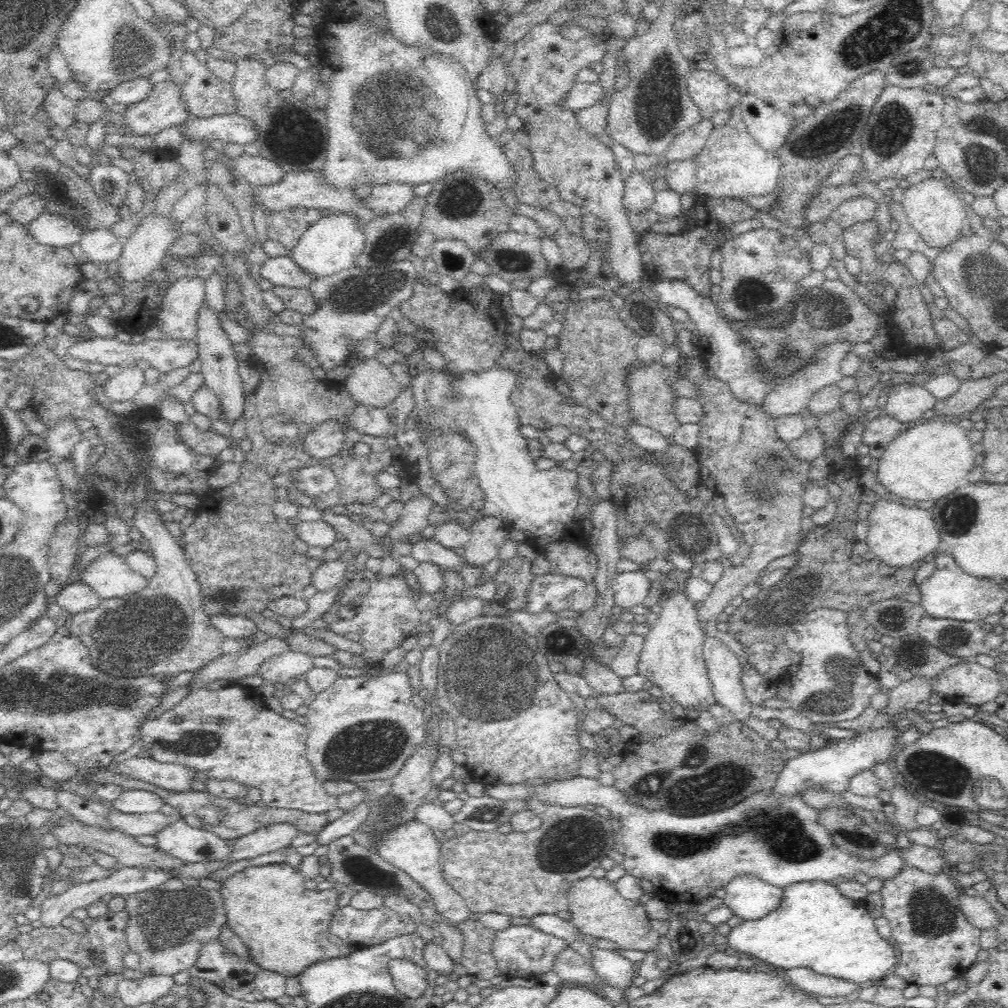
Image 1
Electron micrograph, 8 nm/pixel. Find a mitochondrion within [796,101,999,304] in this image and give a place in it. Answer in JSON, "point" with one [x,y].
{"point":[834,129]}

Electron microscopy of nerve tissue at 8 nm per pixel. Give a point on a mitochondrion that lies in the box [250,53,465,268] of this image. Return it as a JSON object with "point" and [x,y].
{"point":[395,119]}

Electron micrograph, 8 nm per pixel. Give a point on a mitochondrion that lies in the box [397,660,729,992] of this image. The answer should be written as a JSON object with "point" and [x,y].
{"point":[575,843]}

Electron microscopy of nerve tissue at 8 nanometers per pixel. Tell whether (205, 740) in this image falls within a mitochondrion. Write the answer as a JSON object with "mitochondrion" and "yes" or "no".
{"mitochondrion":"yes"}

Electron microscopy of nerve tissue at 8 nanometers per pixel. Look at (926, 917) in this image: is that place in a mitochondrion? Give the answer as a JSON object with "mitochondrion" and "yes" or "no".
{"mitochondrion":"yes"}

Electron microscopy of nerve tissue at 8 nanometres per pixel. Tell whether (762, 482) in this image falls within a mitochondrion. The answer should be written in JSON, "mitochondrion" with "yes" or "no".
{"mitochondrion":"yes"}

